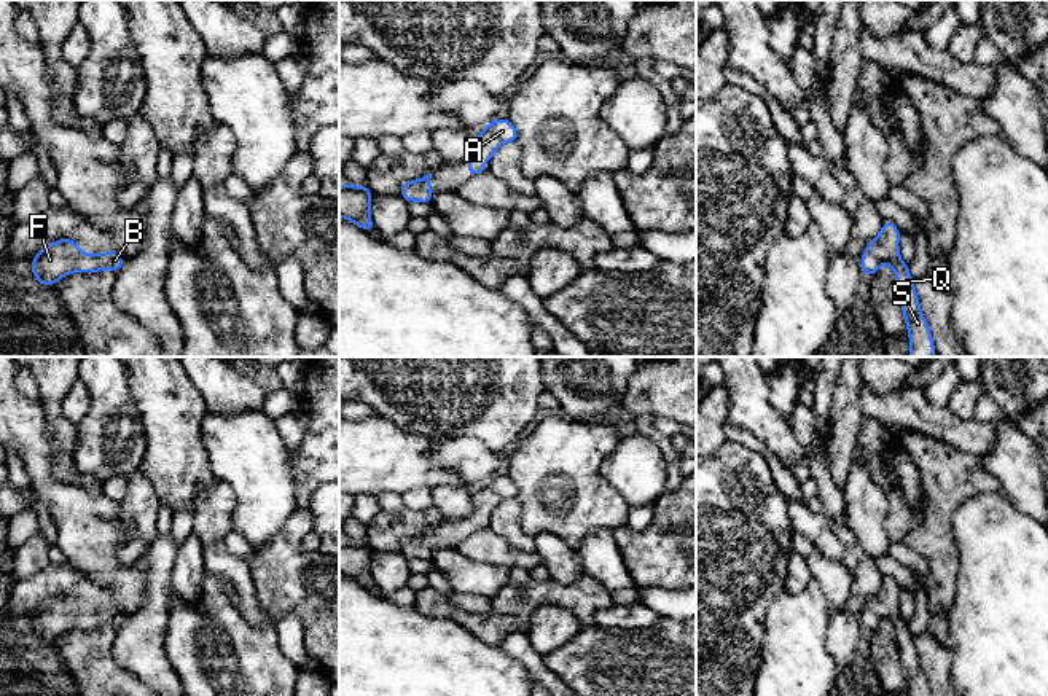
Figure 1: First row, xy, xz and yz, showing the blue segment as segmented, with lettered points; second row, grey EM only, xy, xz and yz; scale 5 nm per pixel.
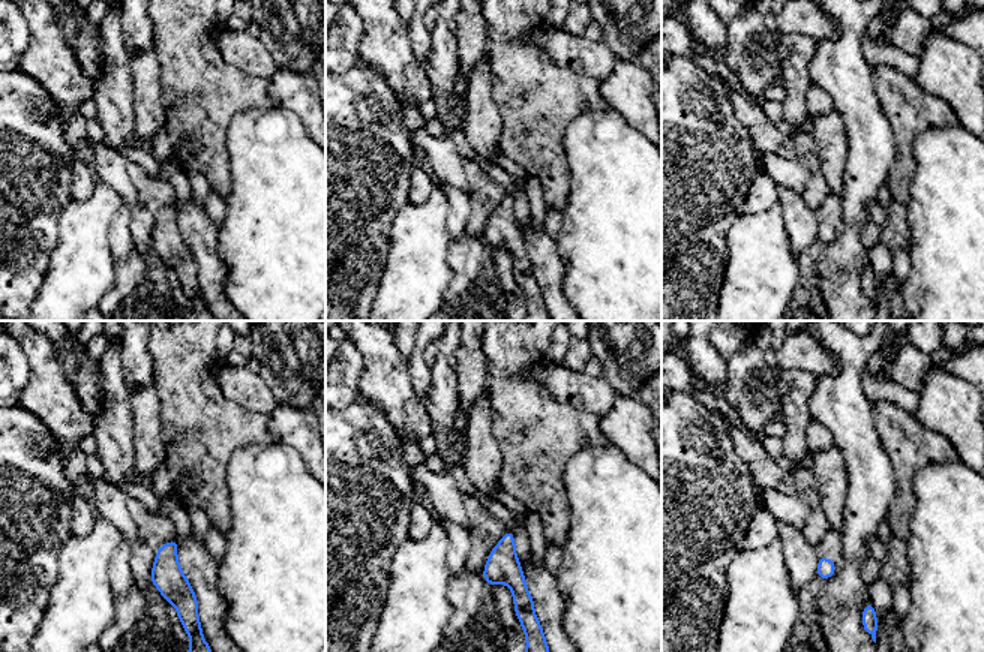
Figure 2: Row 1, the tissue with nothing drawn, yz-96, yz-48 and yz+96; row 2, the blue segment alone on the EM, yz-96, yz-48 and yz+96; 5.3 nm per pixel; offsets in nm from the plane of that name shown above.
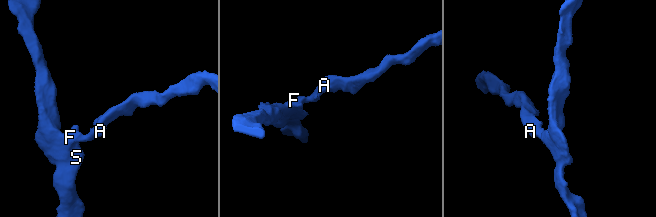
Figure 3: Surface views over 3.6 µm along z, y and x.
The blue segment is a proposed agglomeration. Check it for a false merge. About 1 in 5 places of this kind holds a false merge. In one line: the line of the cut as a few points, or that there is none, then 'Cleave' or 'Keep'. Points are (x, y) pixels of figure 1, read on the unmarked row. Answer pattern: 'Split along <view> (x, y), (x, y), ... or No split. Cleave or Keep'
No split. Keep

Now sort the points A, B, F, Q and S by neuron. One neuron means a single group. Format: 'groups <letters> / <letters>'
groups A B F Q S

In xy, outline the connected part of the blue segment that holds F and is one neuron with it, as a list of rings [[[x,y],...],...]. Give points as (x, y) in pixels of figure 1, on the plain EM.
[[[70,594],[45,602],[32,618],[32,631],[43,642],[51,642],[68,629],[119,628],[124,618],[115,604],[110,610],[86,612]]]

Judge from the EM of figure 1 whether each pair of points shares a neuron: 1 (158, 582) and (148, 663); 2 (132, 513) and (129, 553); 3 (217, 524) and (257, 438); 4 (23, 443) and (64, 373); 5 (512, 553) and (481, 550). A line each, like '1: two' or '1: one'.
1: one
2: one
3: two
4: two
5: one

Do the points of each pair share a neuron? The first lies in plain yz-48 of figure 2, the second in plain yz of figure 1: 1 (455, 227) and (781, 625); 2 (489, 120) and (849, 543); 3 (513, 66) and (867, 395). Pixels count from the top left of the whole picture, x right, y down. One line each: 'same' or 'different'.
1: different
2: different
3: different

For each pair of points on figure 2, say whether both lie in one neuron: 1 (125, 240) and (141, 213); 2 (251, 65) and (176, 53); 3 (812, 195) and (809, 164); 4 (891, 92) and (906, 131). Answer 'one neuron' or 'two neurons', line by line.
1: two neurons
2: two neurons
3: one neuron
4: one neuron

